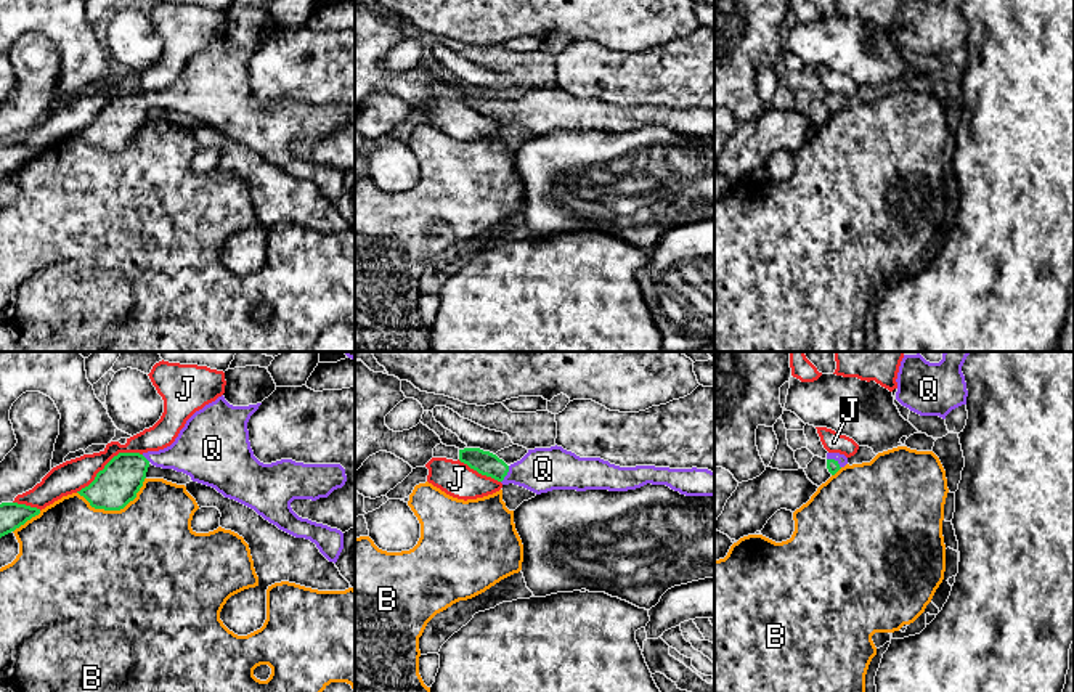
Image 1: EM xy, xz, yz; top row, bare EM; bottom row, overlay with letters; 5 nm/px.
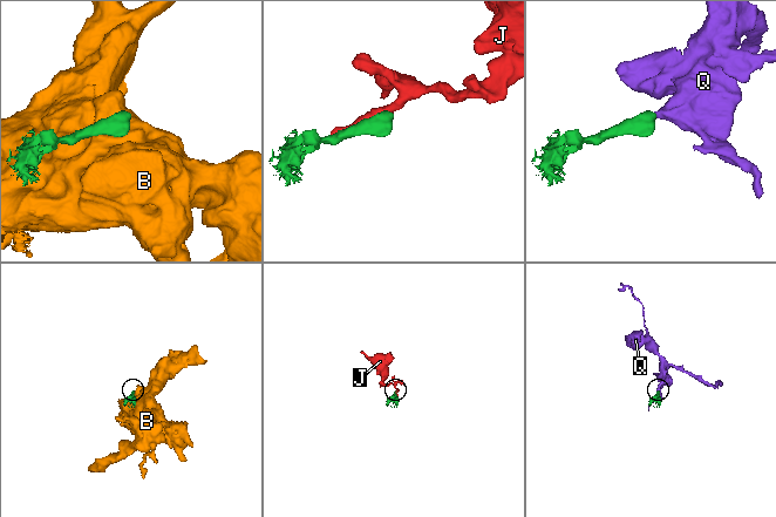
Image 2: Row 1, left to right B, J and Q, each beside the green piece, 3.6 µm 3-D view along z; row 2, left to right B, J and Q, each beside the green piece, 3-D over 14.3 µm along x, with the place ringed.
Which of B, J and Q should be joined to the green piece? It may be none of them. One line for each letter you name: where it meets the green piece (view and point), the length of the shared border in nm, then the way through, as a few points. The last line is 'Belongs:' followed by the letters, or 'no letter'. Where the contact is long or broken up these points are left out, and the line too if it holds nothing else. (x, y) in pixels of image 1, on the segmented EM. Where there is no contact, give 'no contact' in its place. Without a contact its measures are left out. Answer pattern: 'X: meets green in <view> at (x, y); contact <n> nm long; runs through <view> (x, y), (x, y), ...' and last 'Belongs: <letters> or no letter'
Q: meets green in yz at (835, 461); contact 90 nm long; runs through yz (832, 464), (835, 461), (842, 459)
Belongs: Q

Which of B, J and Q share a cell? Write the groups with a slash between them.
B / J / Q

